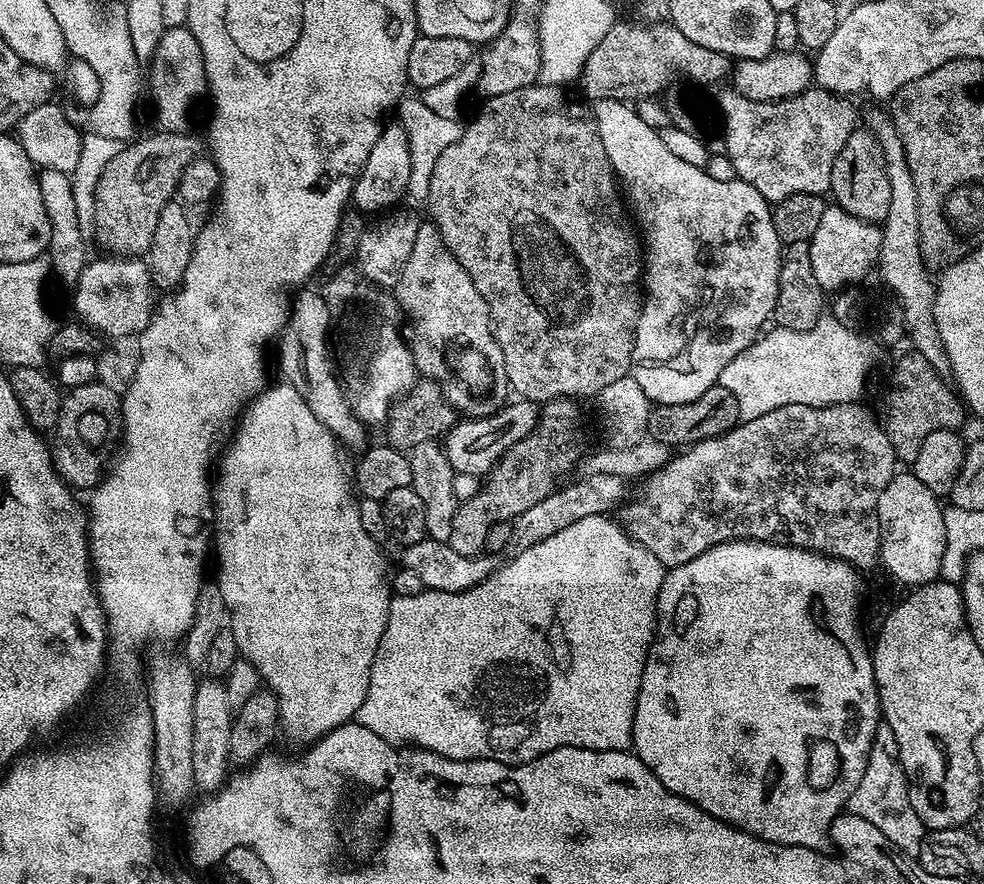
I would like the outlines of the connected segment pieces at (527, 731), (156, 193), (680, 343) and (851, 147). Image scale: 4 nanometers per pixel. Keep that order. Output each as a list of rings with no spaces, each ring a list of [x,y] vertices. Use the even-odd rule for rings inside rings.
[[[608,514],[591,516],[590,518],[578,518],[578,522],[570,522],[570,526],[559,528],[557,532],[542,538],[534,546],[517,551],[515,554],[517,556],[509,564],[501,563],[491,576],[487,576],[485,580],[478,582],[474,587],[468,588],[464,592],[419,590],[420,592],[412,592],[409,596],[393,595],[392,602],[388,606],[388,625],[378,642],[378,650],[374,654],[374,662],[370,666],[370,674],[368,675],[366,698],[362,698],[362,706],[356,711],[355,723],[374,730],[374,734],[378,734],[378,738],[388,740],[397,746],[407,742],[409,745],[437,752],[440,756],[445,756],[451,760],[497,760],[506,765],[525,764],[550,750],[558,750],[559,748],[589,748],[599,752],[623,752],[632,748],[632,723],[636,713],[636,696],[640,693],[644,663],[648,657],[648,649],[654,639],[656,630],[656,599],[658,598],[658,590],[664,581],[666,571],[664,564],[658,562],[658,558],[654,558],[654,554],[650,554],[650,550],[646,550],[646,546],[642,546],[638,541],[633,540],[624,531],[623,527]]]
[[[159,130],[153,132],[153,136],[142,138],[140,136],[125,143],[121,152],[110,159],[101,177],[98,178],[93,225],[94,231],[96,230],[96,240],[105,248],[103,250],[105,253],[121,258],[136,258],[147,253],[154,238],[154,226],[158,226],[158,214],[162,212],[165,204],[173,199],[183,168],[192,161],[194,154],[205,151],[205,141],[201,137],[199,140],[196,134],[183,136]]]
[[[598,99],[593,101],[592,113],[595,124],[598,126],[598,134],[605,147],[606,156],[610,158],[612,171],[619,178],[625,195],[629,196],[633,217],[638,221],[639,231],[642,233],[642,303],[640,306],[640,317],[636,327],[636,341],[632,351],[632,366],[630,375],[637,380],[639,386],[648,395],[653,405],[666,403],[690,403],[699,395],[705,394],[718,384],[722,370],[726,370],[729,362],[734,362],[742,350],[749,348],[761,335],[763,326],[767,320],[773,319],[776,310],[776,299],[778,298],[778,274],[780,273],[780,258],[782,245],[778,234],[774,230],[772,211],[769,201],[754,190],[744,180],[735,178],[728,182],[714,180],[707,169],[696,167],[681,158],[676,157],[663,144],[659,131],[652,128],[640,115],[636,114],[625,101],[618,99]]]
[[[857,127],[855,132],[846,138],[846,146],[838,154],[832,171],[832,187],[835,207],[854,214],[854,218],[869,220],[871,224],[880,224],[890,210],[890,178],[886,178],[882,146],[867,127]]]

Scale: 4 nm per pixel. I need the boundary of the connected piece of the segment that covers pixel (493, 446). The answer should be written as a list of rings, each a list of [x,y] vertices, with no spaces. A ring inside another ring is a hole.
[[[516,398],[505,403],[504,407],[492,416],[461,419],[453,424],[443,437],[442,447],[445,456],[455,473],[470,474],[479,478],[487,477],[504,455],[504,451],[517,444],[522,437],[531,434],[539,416],[540,408],[533,401]],[[480,436],[500,437],[497,440],[480,440]]]

